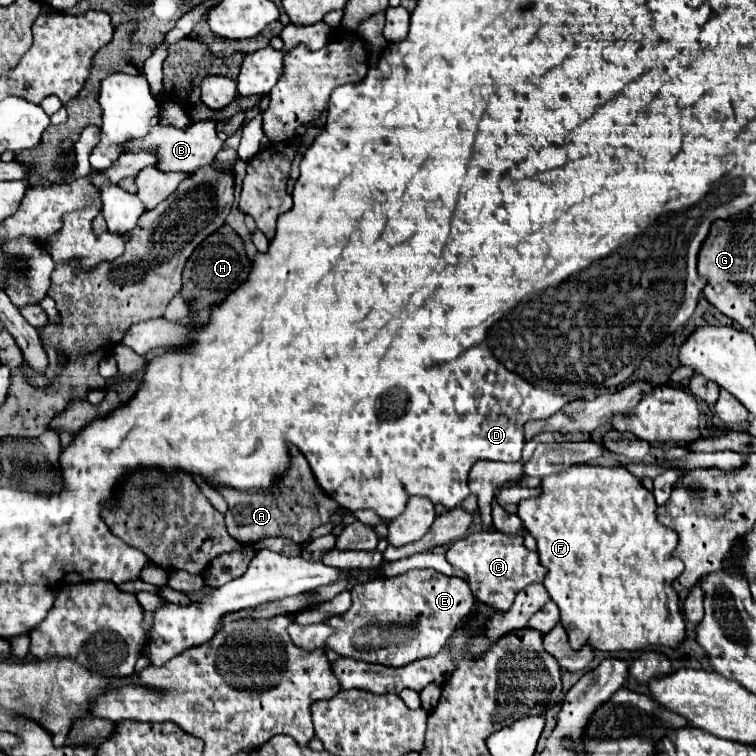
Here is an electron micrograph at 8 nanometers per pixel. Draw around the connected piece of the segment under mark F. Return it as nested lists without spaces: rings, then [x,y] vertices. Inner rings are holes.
[[[574,465],[570,469],[564,469],[560,473],[554,473],[550,477],[544,477],[540,483],[540,493],[536,497],[530,497],[526,501],[518,503],[518,517],[524,521],[524,527],[528,529],[528,533],[538,541],[538,555],[540,555],[540,563],[548,569],[546,579],[544,579],[544,587],[550,593],[552,601],[556,601],[558,609],[560,609],[560,621],[566,627],[566,631],[578,631],[582,641],[570,641],[572,649],[580,649],[584,643],[590,643],[594,649],[600,651],[640,651],[646,649],[650,645],[670,645],[676,647],[682,639],[684,639],[684,619],[680,615],[680,607],[678,607],[678,595],[672,589],[672,581],[680,575],[680,571],[684,569],[682,561],[678,557],[674,557],[674,549],[678,545],[678,535],[676,531],[664,527],[658,521],[656,515],[656,501],[652,491],[648,491],[642,481],[638,477],[634,477],[626,467],[616,465],[616,467],[602,467],[602,465]]]

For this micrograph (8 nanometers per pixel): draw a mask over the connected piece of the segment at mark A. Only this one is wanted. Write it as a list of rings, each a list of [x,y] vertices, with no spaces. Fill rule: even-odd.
[[[290,447],[290,453],[292,453],[292,465],[288,467],[282,483],[274,487],[276,499],[272,495],[242,495],[238,491],[222,487],[220,493],[230,505],[226,513],[226,527],[228,533],[240,543],[254,543],[268,537],[286,537],[292,539],[294,543],[304,543],[316,527],[320,527],[322,523],[328,525],[336,511],[344,511],[342,513],[344,527],[356,521],[352,511],[340,507],[340,503],[336,503],[332,495],[328,495],[324,489],[318,487],[306,457],[296,447]]]

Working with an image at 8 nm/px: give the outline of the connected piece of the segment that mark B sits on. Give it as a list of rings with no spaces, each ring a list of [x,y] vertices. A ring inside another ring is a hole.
[[[214,119],[192,121],[184,129],[178,129],[174,125],[156,123],[156,127],[152,127],[152,131],[148,131],[148,135],[144,139],[124,143],[124,151],[152,151],[158,159],[156,167],[160,167],[160,171],[182,171],[182,173],[190,175],[196,169],[210,165],[214,161],[216,153],[222,149],[222,141],[216,135],[216,123],[218,121]]]

